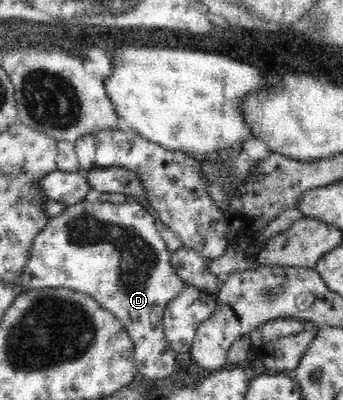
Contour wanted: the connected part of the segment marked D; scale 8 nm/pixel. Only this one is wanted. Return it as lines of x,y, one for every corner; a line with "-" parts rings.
85,198
82,202
77,204
67,205
67,208
65,208
61,214
55,215
47,221
43,231
35,238
31,252
29,252
29,258
27,258
27,264
25,264
23,274
21,274
17,284
20,291
46,288
66,288
92,296
100,307
111,312
124,325
124,330
128,332
128,335
134,344
133,357
136,369
140,376
144,376
146,382
153,383
155,380
167,378
169,374
175,370
177,353
174,352
171,348
170,342
164,337
163,316
165,316
165,310
167,310
167,303
172,298
175,298
176,294
179,294
183,290
185,283
175,272
174,266
171,264
171,253
168,251
164,239
159,235
155,214
151,210
147,210
143,206
143,202
113,205
109,202
89,202
89,198

